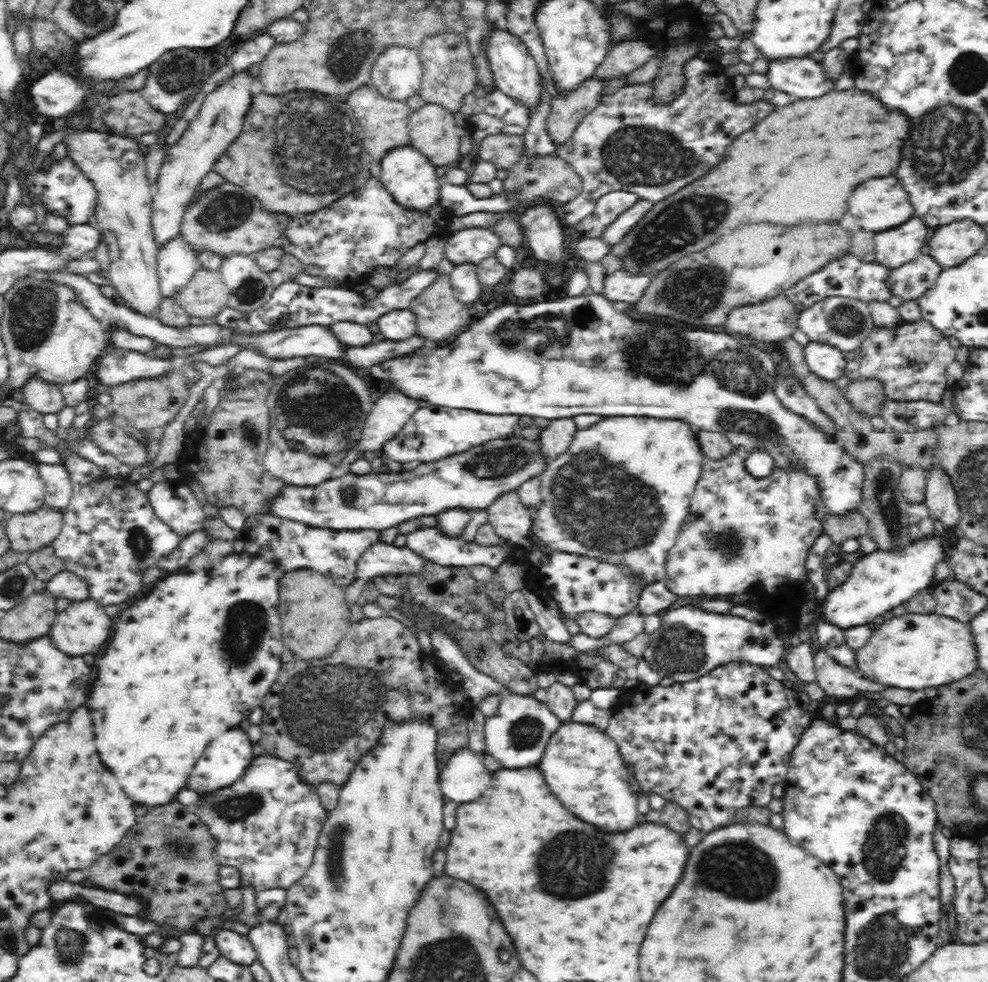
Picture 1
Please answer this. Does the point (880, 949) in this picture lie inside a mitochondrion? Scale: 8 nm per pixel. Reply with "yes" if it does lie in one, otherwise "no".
yes

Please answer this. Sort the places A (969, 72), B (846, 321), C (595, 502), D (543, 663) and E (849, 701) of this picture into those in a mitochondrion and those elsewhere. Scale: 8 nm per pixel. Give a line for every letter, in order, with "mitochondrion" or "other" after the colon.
A: mitochondrion
B: mitochondrion
C: mitochondrion
D: other
E: other

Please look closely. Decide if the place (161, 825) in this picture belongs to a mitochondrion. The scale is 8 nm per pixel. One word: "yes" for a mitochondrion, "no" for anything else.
no

